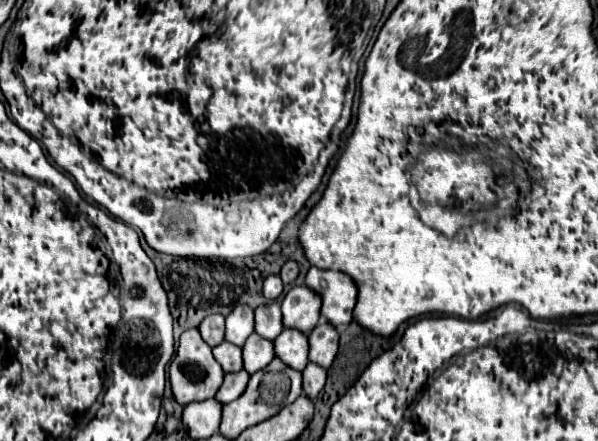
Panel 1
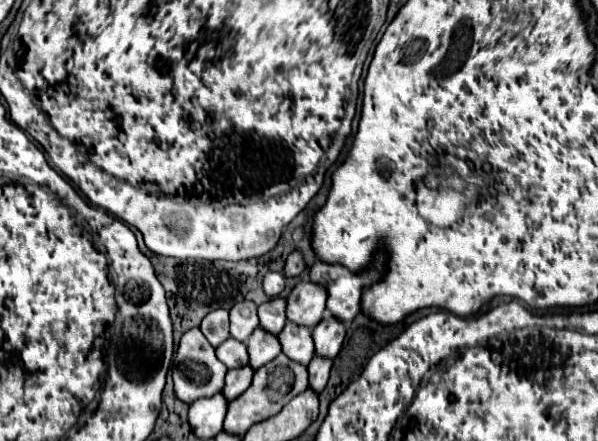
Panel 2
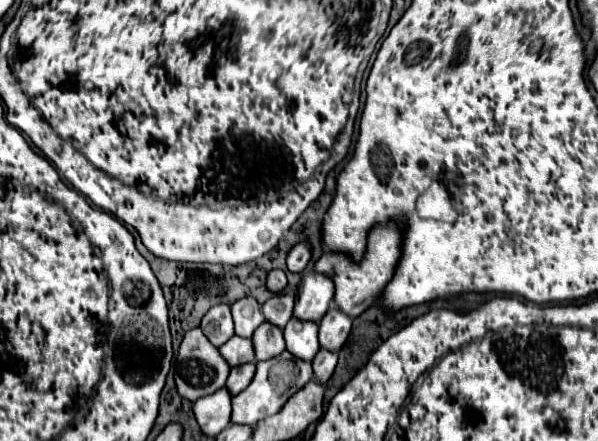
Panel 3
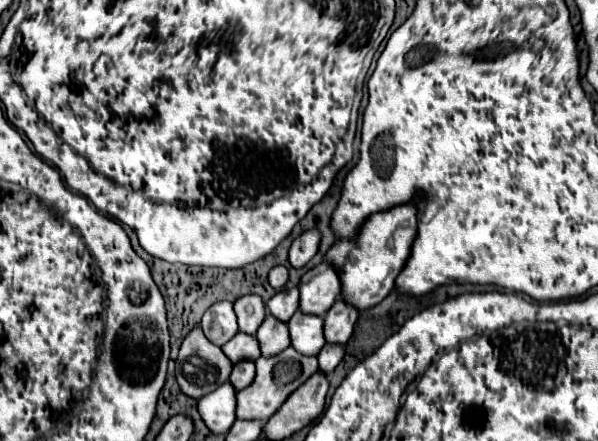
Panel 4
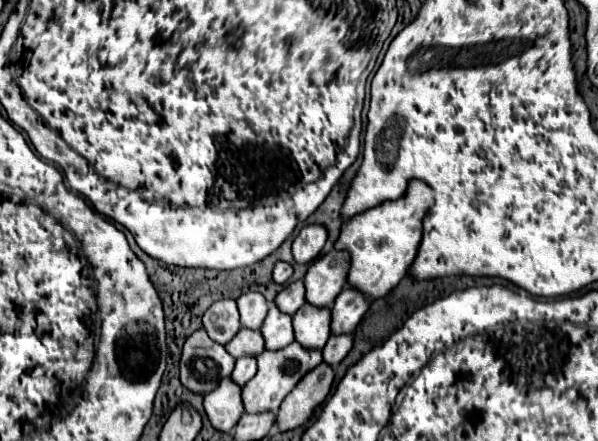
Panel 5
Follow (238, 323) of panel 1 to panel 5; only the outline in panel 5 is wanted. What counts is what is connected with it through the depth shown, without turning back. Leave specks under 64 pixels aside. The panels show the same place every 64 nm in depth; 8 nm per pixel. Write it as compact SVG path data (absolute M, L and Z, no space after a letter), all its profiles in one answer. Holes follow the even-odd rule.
M246 292L238 300L238 310L240 310L240 322L246 328L258 330L268 314L268 302L260 292Z

